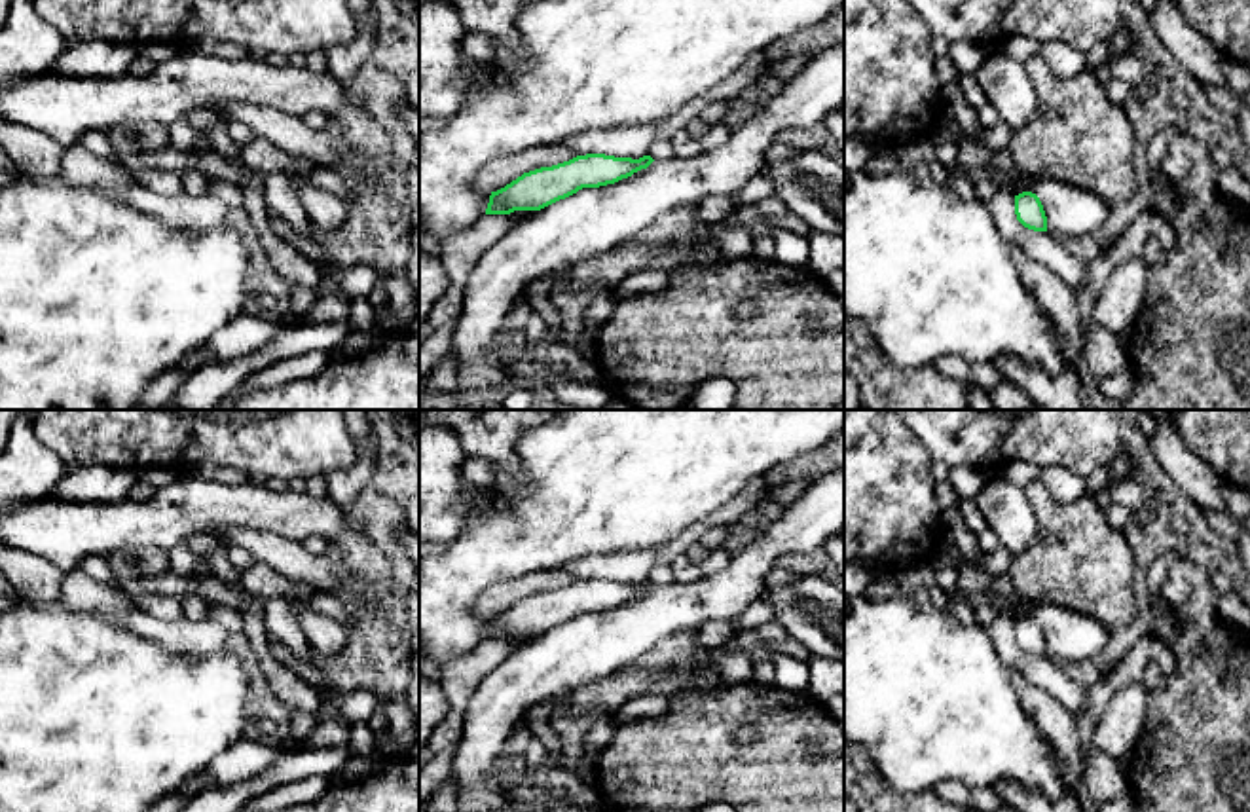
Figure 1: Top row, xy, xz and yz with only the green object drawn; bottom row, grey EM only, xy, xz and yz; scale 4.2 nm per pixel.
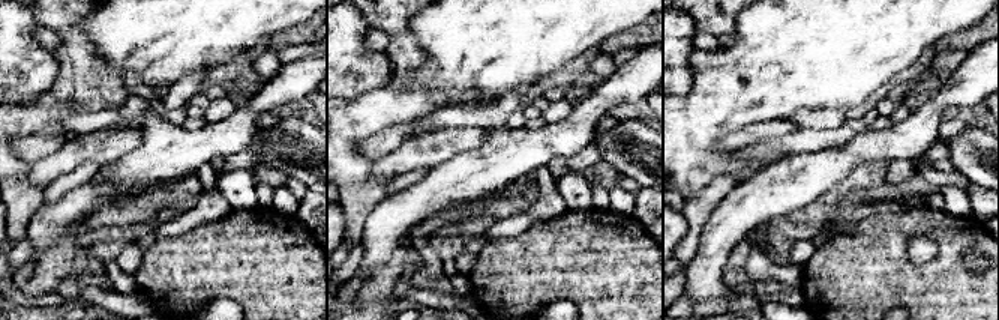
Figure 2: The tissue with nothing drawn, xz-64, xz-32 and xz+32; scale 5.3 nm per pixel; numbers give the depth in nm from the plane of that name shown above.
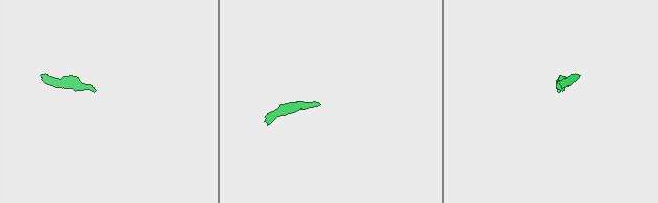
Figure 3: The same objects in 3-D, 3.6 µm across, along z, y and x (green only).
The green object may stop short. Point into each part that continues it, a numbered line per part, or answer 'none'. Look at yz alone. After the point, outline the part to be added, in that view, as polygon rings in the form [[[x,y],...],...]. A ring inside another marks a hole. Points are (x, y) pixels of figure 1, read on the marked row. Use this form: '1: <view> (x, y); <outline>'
none

